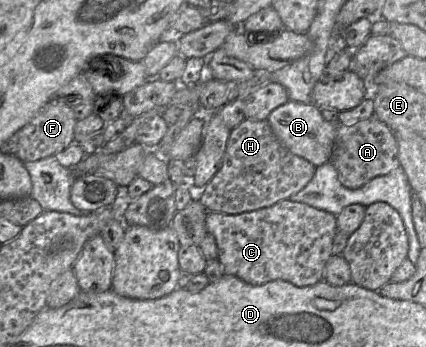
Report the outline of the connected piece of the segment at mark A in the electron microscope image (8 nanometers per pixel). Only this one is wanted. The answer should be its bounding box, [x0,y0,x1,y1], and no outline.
[331,115,400,189]

